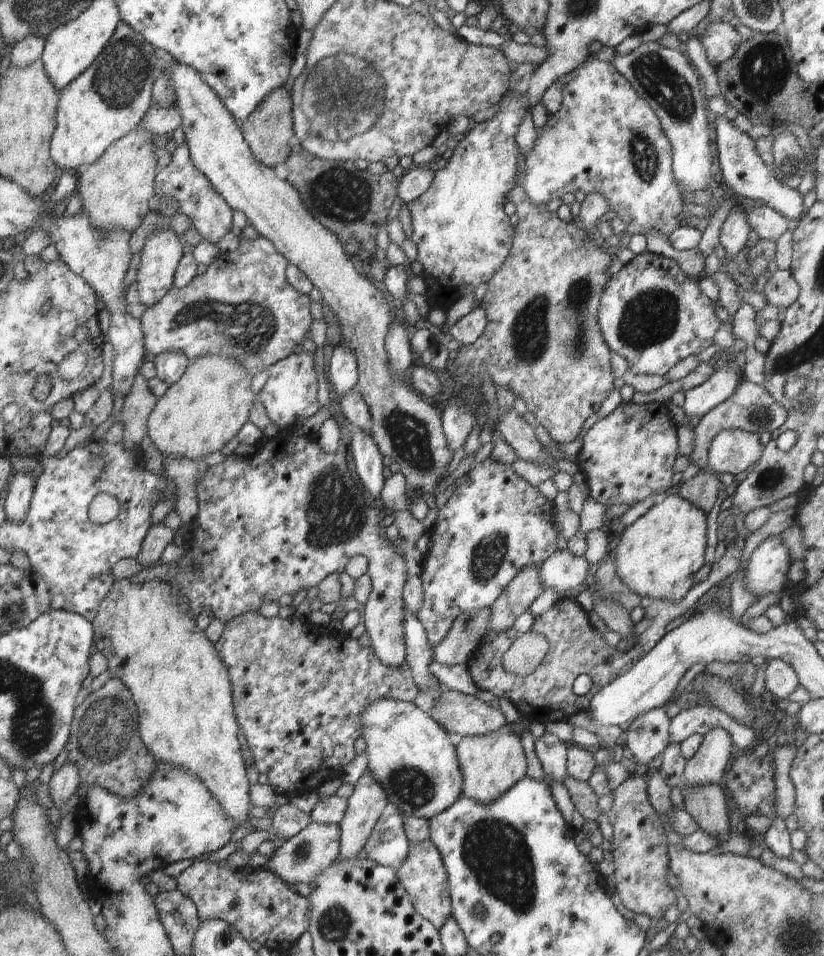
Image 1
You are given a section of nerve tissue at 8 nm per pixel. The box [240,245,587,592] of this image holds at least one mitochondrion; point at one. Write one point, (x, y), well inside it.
(334, 515)

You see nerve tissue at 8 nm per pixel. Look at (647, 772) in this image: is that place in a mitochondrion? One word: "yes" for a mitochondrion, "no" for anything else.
no

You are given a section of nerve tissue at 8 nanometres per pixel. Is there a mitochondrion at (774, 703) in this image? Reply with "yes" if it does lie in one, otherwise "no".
no

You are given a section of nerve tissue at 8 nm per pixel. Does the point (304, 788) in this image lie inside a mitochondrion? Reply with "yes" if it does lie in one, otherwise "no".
no

